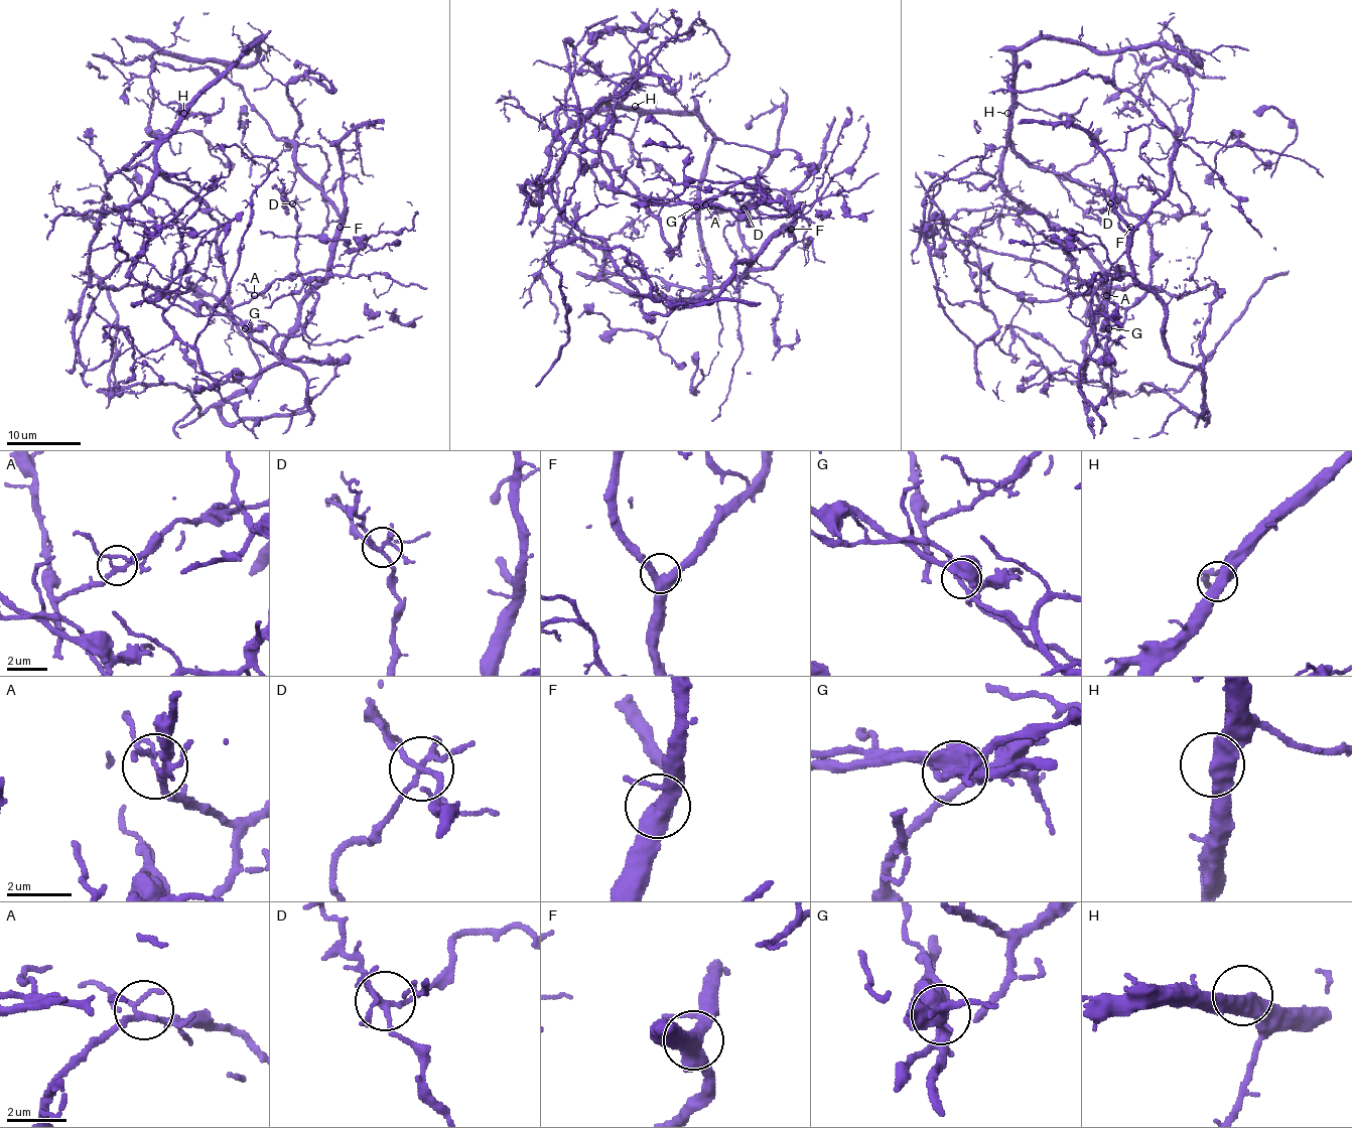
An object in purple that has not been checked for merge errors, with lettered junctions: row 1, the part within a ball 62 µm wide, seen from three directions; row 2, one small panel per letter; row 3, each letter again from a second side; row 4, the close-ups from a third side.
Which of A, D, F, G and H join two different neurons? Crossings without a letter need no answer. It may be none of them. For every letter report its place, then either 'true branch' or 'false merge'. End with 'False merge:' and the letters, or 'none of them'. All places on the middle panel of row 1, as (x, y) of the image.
A: at (705, 204); true branch
D: at (744, 208); false merge
F: at (791, 229); true branch
G: at (696, 206); false merge
H: at (635, 106); true branch
False merge: D, G

